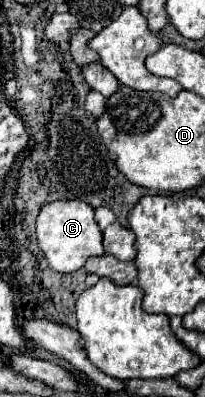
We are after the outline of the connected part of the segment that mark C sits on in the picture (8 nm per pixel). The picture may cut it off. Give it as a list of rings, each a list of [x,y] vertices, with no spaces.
[[[55,200],[43,204],[37,216],[37,246],[55,272],[75,272],[89,256],[101,256],[101,230],[93,220],[93,208],[83,200]]]

